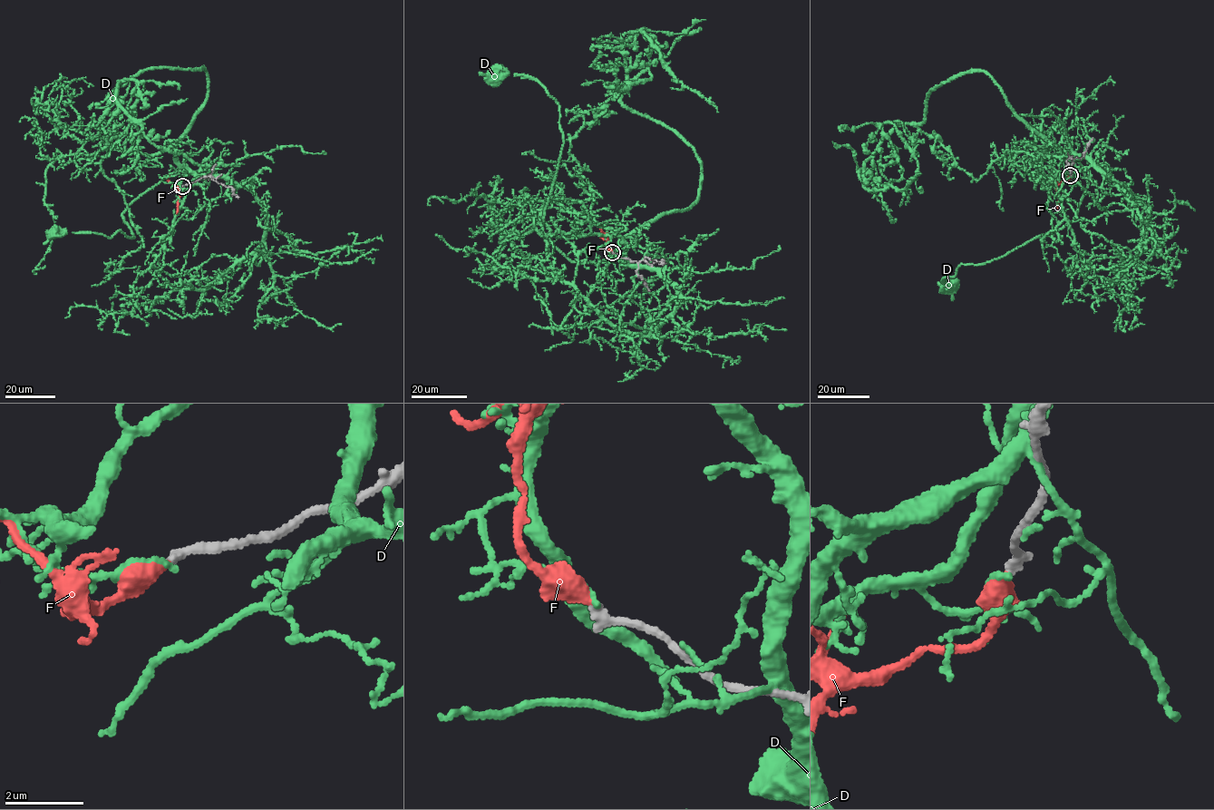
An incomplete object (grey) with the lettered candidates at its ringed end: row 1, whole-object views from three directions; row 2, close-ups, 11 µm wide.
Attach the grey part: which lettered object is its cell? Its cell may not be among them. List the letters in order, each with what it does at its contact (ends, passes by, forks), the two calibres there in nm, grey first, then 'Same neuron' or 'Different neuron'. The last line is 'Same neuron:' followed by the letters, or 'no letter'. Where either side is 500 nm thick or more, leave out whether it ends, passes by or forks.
D: It ends there. Thickness 240 nm (grey) against 130 nm. Different neuron
F: It ends there. Thickness 240 nm (grey) against 440 nm. Same neuron
Same neuron: F

